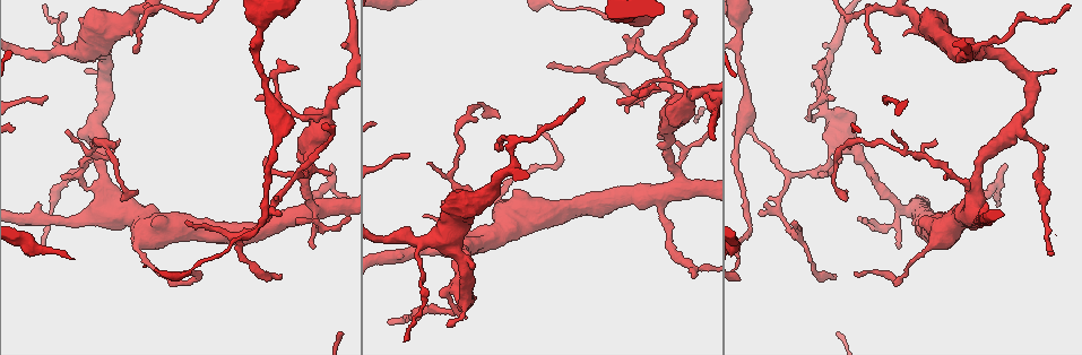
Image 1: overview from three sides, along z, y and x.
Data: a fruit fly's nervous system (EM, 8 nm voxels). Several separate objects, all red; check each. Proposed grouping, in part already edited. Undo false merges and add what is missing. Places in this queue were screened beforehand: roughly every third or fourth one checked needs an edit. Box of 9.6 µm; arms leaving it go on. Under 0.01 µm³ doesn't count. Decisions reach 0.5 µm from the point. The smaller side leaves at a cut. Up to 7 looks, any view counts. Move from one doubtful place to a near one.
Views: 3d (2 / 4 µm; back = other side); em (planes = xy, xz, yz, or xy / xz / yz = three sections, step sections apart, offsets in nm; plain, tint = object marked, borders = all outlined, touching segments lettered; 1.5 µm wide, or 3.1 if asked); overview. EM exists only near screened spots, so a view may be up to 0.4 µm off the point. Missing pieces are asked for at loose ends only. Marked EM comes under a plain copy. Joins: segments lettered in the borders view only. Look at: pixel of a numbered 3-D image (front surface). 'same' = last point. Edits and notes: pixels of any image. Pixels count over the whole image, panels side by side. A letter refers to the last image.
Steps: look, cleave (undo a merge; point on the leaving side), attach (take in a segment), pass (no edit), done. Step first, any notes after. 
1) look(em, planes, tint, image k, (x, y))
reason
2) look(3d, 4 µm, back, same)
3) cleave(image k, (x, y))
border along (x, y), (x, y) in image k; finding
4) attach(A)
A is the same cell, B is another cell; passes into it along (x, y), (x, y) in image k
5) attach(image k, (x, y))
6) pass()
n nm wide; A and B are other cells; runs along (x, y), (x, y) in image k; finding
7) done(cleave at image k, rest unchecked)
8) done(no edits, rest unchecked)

look(3d, 4 µm, image 1, (265, 157))
tapers out

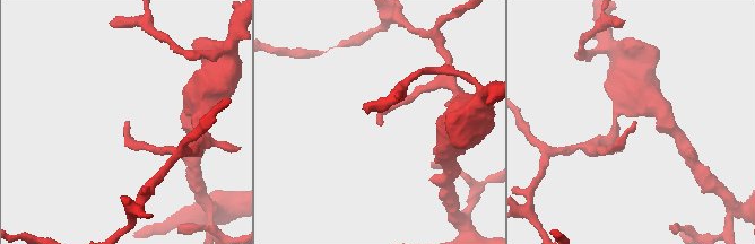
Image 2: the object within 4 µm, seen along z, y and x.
look(em, xz, step 8, tint, image 2, (636, 123))

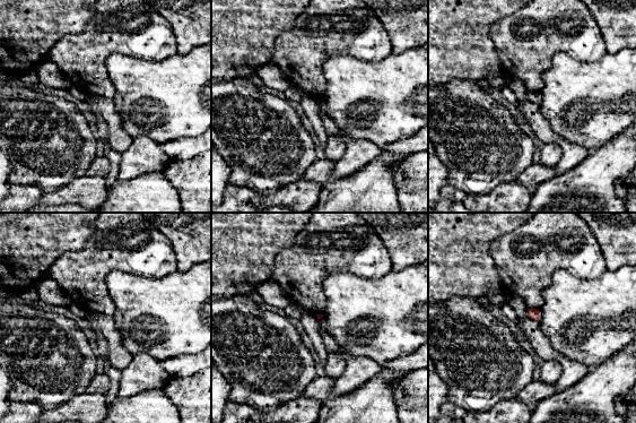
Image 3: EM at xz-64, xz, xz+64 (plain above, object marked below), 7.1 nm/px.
look(em, planes, borders, same)

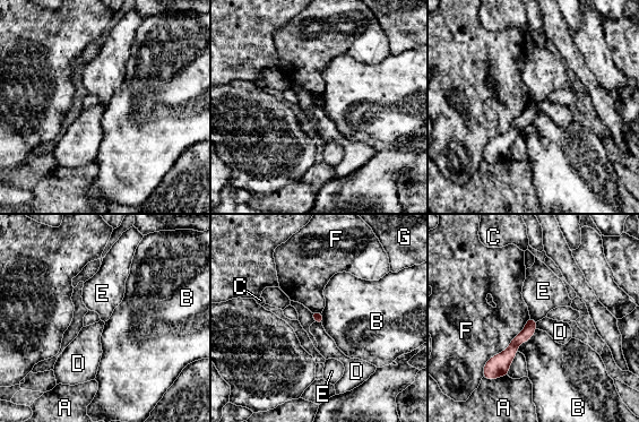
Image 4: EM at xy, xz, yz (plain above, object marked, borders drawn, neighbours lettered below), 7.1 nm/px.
pass()
80 nm wide; F touches over 550 nm; A, B, C, D, E, F and G are other cells; no lettered segment goes on from it

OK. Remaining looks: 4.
look(em, planes, tint, image 1, (682, 148))

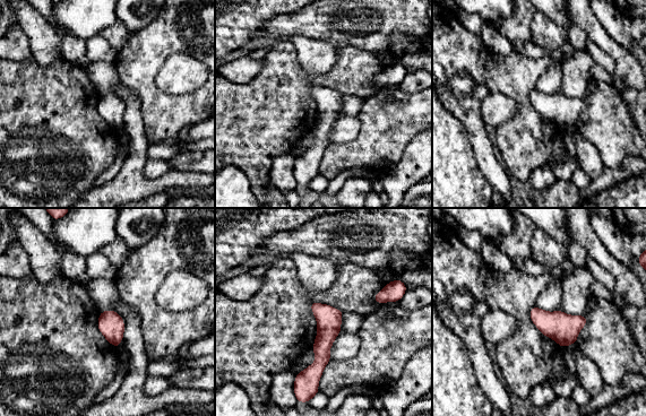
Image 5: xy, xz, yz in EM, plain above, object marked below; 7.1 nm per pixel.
look(em, planes, borders, same)

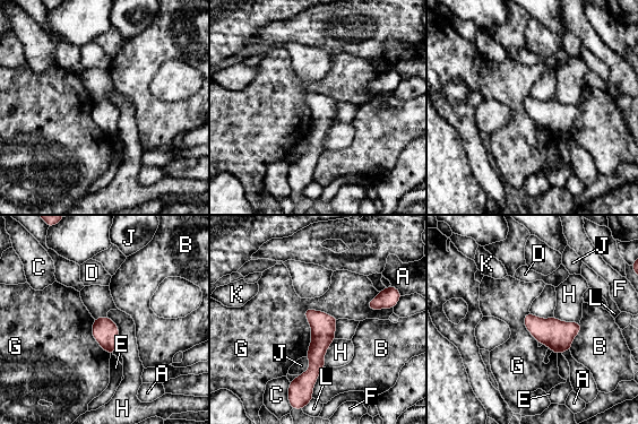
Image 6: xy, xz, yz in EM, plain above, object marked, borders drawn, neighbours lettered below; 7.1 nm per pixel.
pass()
A, B, C, D, E, F, G, H, J, K and L are other cells; border along (336, 317), (304, 310), (304, 356) in image 6; one cell here

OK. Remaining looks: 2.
look(em, planes, borders, image 1, (429, 164))
tapers out

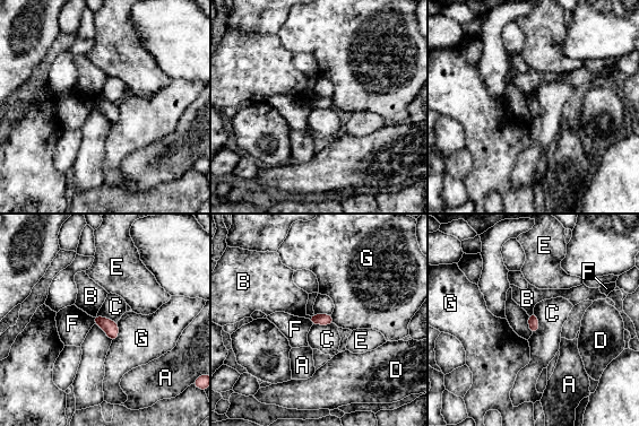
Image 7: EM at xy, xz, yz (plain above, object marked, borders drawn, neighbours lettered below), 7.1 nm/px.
pass()
80 nm wide; A, B, C, D, E, F and G are other cells; border along (535, 313), (538, 329), (532, 335) in image 7; no lettered segment goes on from it

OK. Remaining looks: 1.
done(no edits, rest unchecked)

